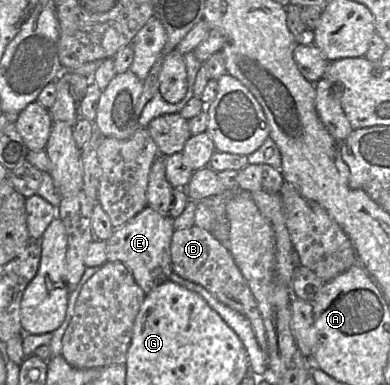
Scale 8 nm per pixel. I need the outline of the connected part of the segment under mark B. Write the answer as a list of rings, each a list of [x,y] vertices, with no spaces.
[[[192,226],[174,231],[170,251],[172,271],[186,280],[203,286],[221,303],[243,315],[249,321],[259,347],[263,353],[268,353],[265,327],[257,302],[229,250],[207,230]]]

